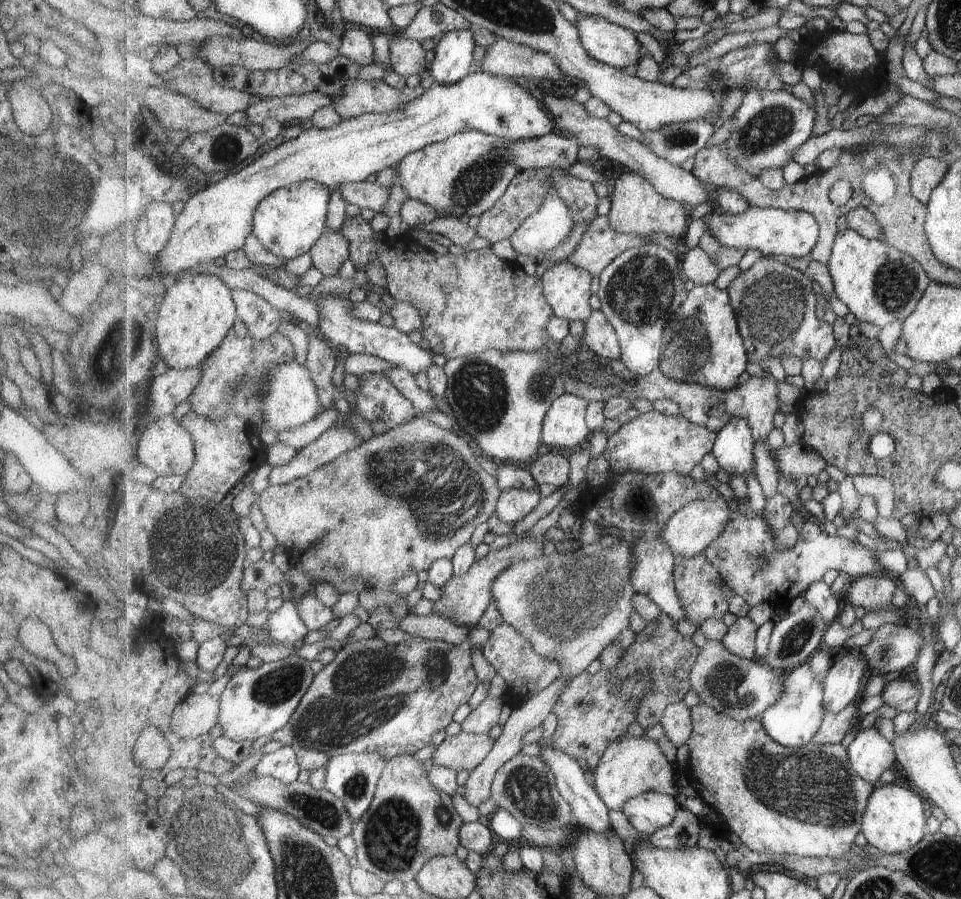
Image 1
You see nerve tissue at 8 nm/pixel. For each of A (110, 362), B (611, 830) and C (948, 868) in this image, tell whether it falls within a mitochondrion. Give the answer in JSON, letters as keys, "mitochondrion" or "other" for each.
{"A":"mitochondrion","B":"other","C":"mitochondrion"}

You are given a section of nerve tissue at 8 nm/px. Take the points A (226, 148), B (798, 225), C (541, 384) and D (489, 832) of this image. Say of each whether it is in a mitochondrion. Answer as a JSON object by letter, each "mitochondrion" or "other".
{"A":"mitochondrion","B":"other","C":"mitochondrion","D":"other"}

